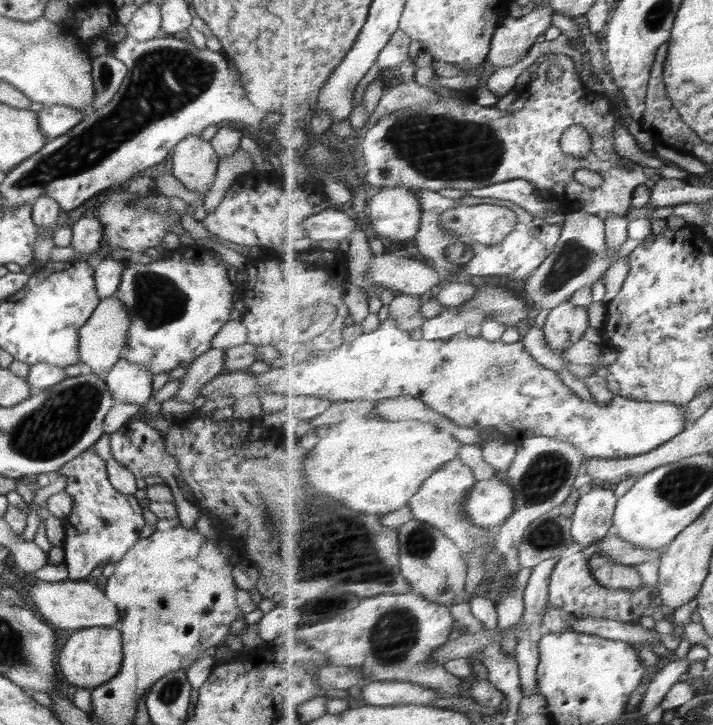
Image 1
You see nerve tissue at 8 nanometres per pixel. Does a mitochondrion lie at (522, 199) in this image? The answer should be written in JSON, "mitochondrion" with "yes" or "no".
{"mitochondrion":"no"}

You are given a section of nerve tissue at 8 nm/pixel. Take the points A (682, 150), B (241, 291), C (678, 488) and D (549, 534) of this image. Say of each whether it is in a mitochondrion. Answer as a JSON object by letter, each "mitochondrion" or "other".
{"A":"other","B":"other","C":"mitochondrion","D":"mitochondrion"}

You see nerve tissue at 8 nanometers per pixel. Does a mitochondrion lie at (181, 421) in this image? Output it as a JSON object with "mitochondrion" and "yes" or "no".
{"mitochondrion":"no"}

